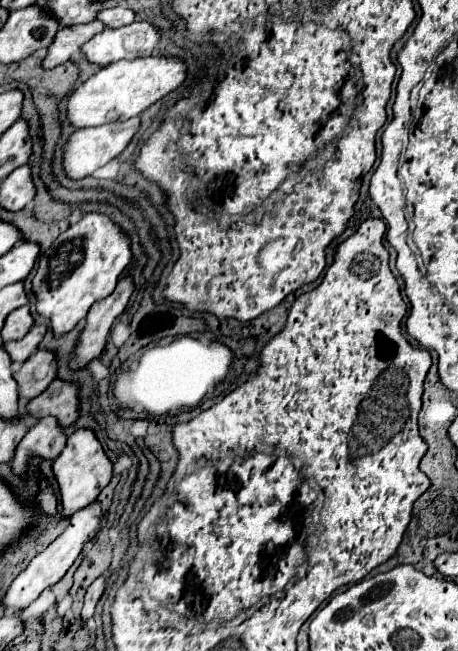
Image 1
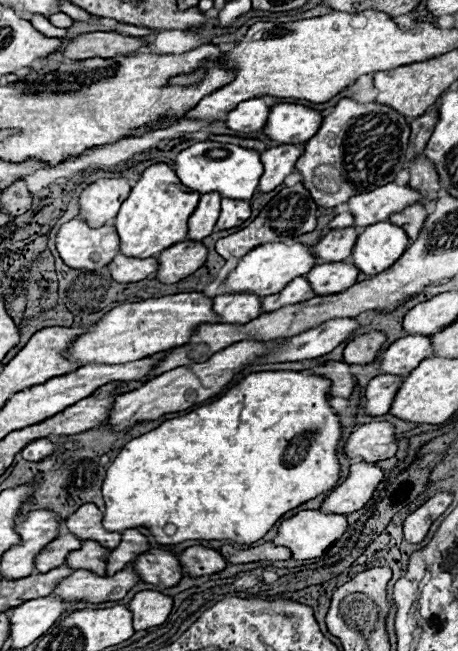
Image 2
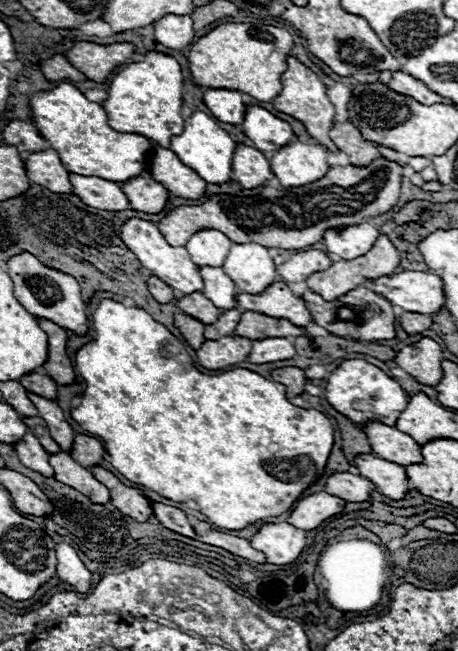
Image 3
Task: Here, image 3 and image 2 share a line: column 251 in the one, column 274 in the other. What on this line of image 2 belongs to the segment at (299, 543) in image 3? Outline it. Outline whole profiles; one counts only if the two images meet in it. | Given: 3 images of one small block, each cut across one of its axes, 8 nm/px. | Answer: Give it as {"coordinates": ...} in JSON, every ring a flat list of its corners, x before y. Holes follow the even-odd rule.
{"coordinates":[[302,510,296,516,284,520,278,528,276,538,272,540,276,546,288,546,292,550,294,560,308,560,308,558,318,558,322,552,336,542,348,528,348,518,344,514,326,514,320,510]]}

